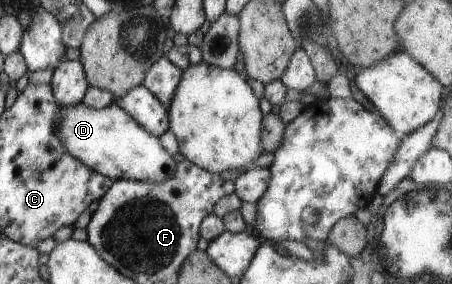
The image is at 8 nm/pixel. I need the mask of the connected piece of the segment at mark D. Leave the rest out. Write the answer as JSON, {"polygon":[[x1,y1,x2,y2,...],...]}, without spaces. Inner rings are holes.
{"polygon":[[116,102,102,109,89,108,83,103,60,107,59,118,56,119,59,124,57,138,61,138,61,146,65,146,73,158,91,170,114,181,125,178,141,182,165,182,175,175,178,163,163,148,159,137,141,128]]}

